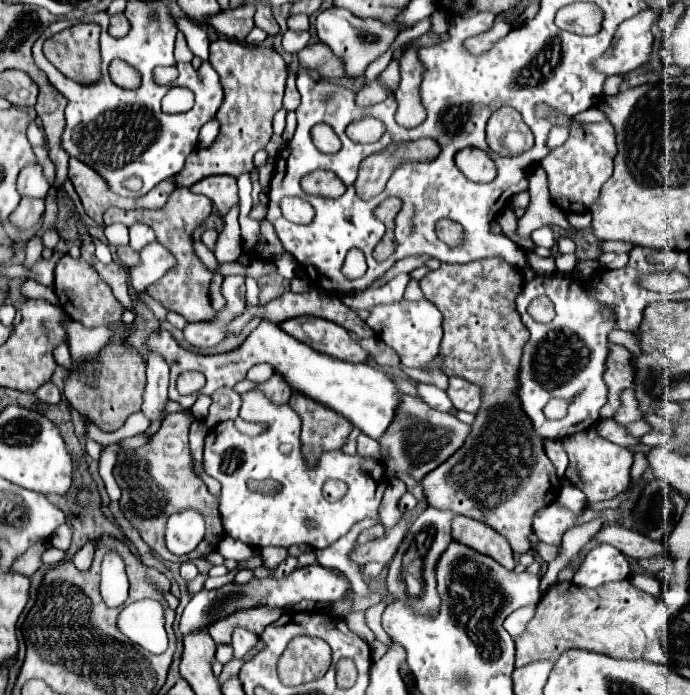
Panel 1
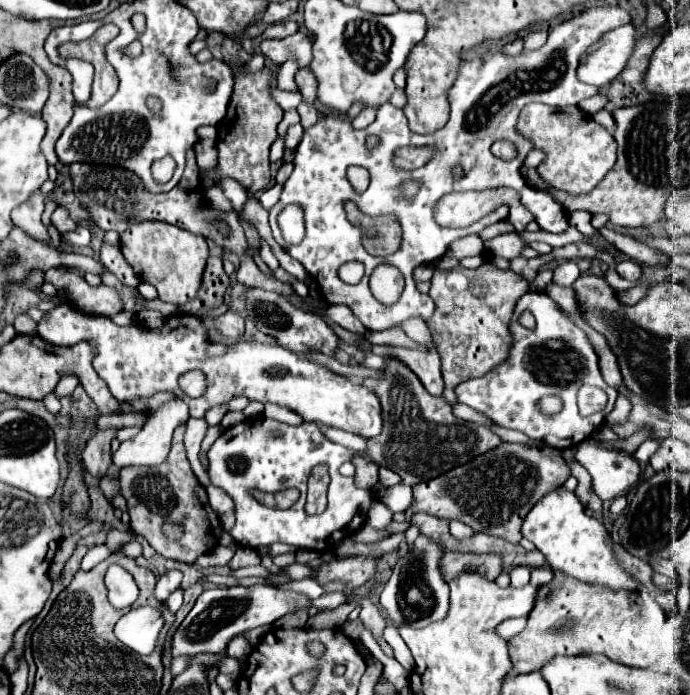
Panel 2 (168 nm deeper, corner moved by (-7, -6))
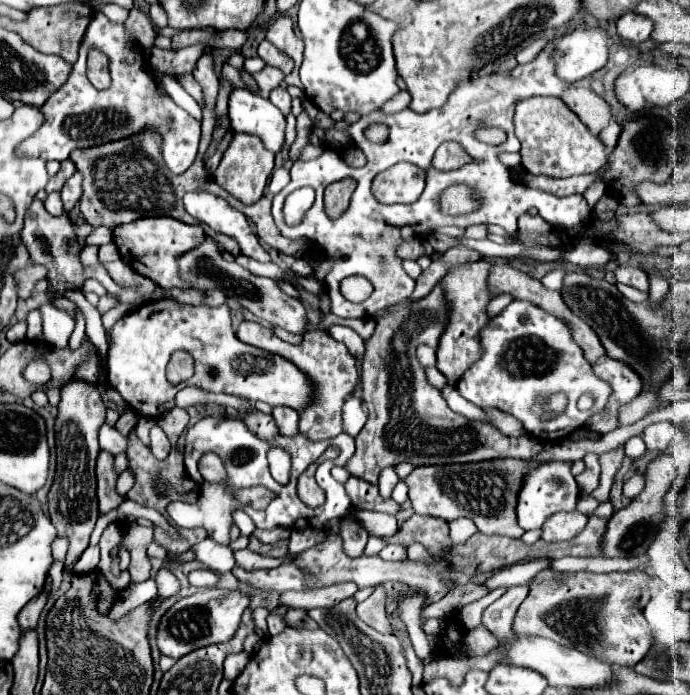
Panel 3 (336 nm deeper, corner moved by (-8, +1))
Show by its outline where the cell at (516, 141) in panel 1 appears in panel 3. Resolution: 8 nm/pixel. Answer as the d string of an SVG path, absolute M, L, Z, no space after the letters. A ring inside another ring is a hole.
M480 128L476 132L476 138L482 140L482 142L488 142L488 144L502 144L506 140L506 132L500 130L500 128Z

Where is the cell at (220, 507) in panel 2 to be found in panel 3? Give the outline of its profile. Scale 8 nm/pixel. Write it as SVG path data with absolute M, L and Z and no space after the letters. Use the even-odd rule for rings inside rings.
M242 510L234 512L234 524L240 528L240 532L242 532L244 536L250 536L250 534L256 530L254 522L252 522L252 520L242 512Z

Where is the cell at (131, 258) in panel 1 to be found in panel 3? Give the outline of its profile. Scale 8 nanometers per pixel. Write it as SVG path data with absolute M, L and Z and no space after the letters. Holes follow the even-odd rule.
M154 216L116 226L112 230L112 240L118 246L124 264L128 264L138 274L156 282L160 288L188 288L178 276L176 258L182 252L196 248L196 244L204 240L204 230L200 224L184 224L170 216Z

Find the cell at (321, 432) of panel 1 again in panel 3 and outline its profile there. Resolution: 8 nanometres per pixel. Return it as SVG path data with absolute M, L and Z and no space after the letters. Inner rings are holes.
M348 478L348 482L344 484L346 492L352 500L352 504L358 510L372 510L372 512L386 512L386 514L396 514L398 512L398 504L394 500L384 500L378 492L378 486L372 486L360 478Z

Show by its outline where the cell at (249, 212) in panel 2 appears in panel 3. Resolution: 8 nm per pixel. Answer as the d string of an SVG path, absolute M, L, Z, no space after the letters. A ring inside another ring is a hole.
M234 134L228 150L224 152L220 160L218 170L214 172L214 180L242 204L254 204L262 198L268 178L272 174L272 168L274 168L274 154L260 148L260 140L256 140L256 136Z

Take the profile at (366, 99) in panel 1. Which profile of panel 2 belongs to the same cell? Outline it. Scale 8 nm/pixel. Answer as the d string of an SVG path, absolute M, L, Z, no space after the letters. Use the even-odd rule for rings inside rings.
M377 105L375 107L367 107L367 109L363 109L355 119L353 119L353 127L355 129L365 129L367 125L371 125L373 121L375 121L375 115L377 115Z

